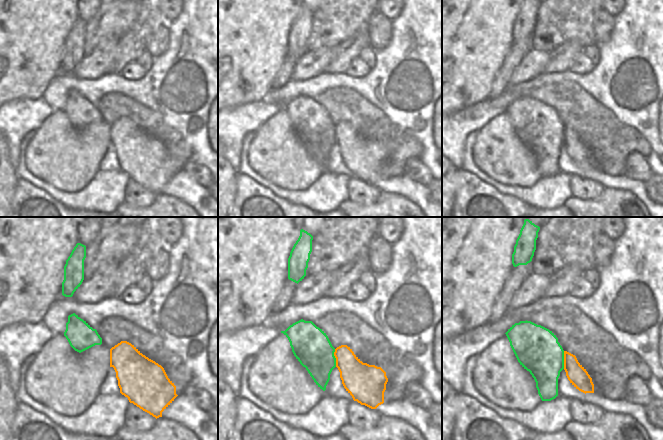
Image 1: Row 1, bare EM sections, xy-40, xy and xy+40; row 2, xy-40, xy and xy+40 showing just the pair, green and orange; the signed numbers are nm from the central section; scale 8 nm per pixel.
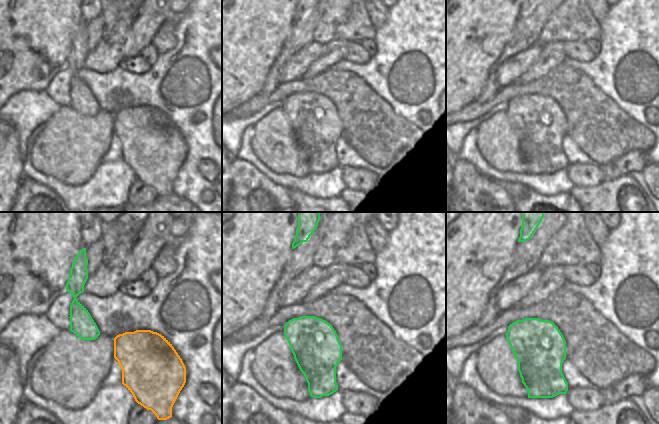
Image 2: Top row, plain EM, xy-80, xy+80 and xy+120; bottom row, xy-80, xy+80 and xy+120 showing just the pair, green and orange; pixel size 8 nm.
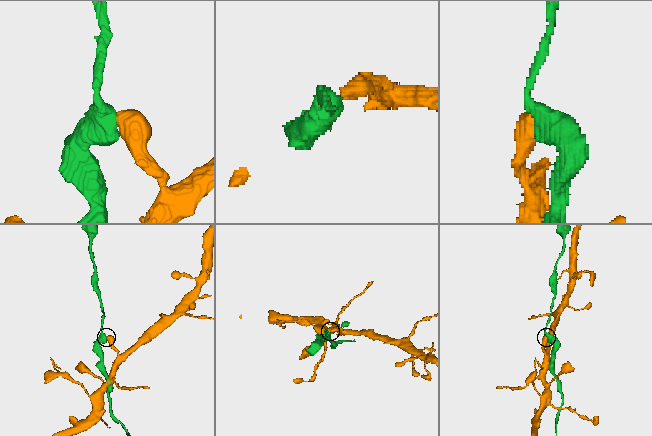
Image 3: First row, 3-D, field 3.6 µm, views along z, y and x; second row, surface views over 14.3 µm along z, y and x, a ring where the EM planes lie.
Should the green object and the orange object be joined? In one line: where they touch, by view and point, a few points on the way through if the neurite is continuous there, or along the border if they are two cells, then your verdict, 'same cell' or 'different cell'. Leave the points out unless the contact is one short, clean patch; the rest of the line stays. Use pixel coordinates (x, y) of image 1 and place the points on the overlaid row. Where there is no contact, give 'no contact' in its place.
meets green in xy at (335, 358); border along xy (334, 349), (336, 366); different cell

